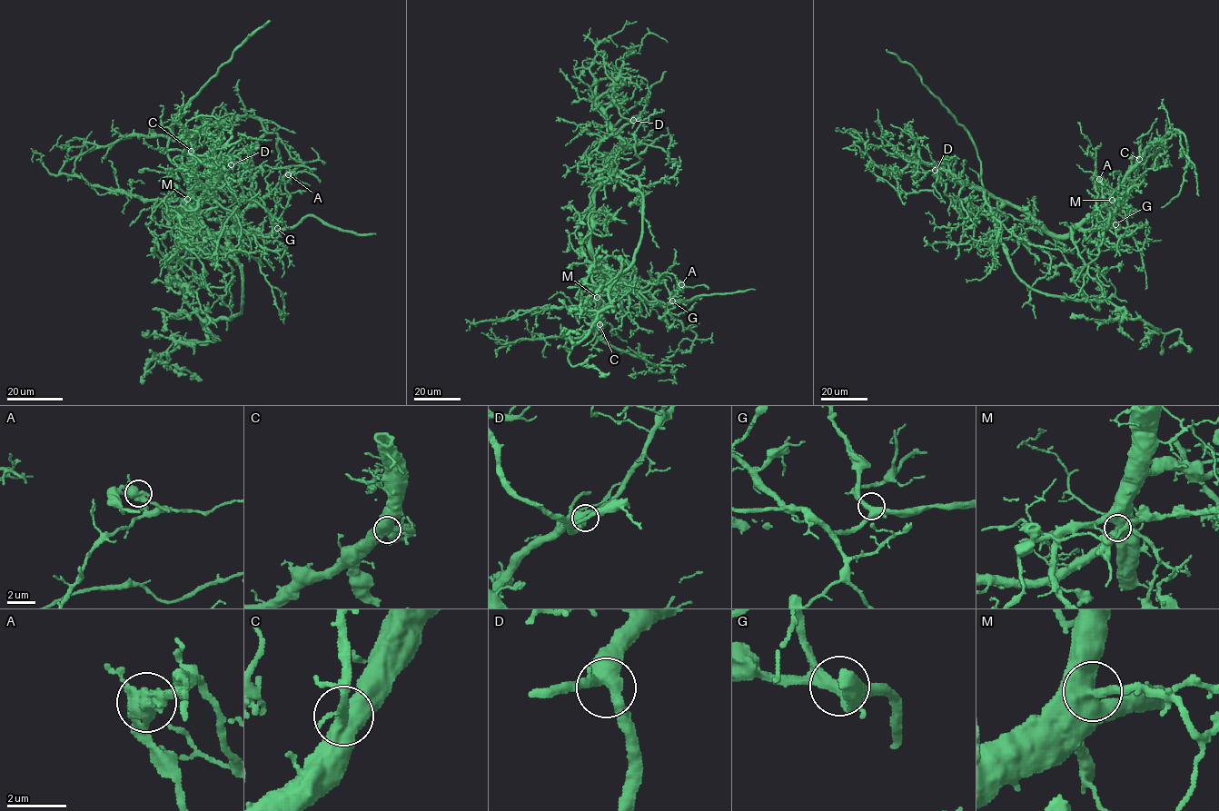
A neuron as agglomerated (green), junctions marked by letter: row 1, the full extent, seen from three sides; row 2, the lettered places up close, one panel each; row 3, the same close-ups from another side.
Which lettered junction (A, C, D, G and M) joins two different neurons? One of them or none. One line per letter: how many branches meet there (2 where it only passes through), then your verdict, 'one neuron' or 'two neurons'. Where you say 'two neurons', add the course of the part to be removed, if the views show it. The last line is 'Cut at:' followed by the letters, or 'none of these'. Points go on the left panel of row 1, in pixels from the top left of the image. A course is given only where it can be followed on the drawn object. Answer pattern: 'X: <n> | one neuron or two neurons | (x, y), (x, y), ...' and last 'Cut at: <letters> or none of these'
A: 3 | two neurons | (288, 173), (284, 178), (288, 205), (269, 233), (246, 239), (201, 212), (184, 219)
C: 3 | one neuron
D: 3 | one neuron
G: 3 | one neuron
M: 3 | one neuron
Cut at: A

